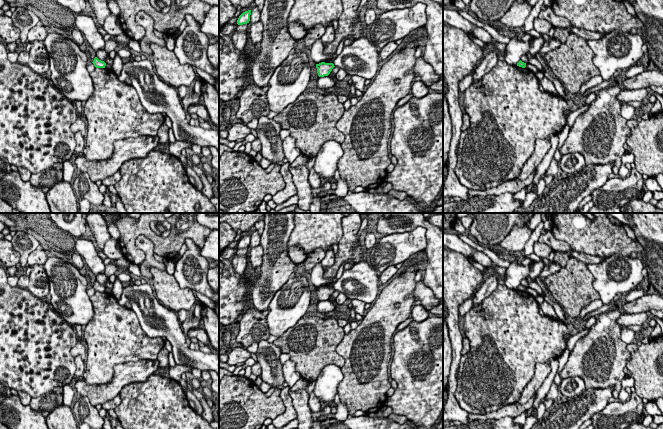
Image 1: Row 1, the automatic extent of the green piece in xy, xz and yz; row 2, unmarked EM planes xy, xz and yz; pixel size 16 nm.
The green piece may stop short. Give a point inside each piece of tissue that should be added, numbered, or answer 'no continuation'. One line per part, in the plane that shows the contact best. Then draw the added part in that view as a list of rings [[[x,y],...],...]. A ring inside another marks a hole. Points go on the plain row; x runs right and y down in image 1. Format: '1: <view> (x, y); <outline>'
no continuation

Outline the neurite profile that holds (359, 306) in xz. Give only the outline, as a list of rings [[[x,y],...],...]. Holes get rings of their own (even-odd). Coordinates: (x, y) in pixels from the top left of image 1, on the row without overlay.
[[[353,299],[351,301],[352,307],[355,310],[355,313],[360,314],[363,316],[364,310],[365,310],[365,303],[363,301]]]

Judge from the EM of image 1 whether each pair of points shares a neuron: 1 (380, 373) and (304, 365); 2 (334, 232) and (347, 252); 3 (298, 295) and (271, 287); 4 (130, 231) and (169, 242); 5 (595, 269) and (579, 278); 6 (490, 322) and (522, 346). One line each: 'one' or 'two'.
1: two
2: two
3: two
4: one
5: two
6: one

